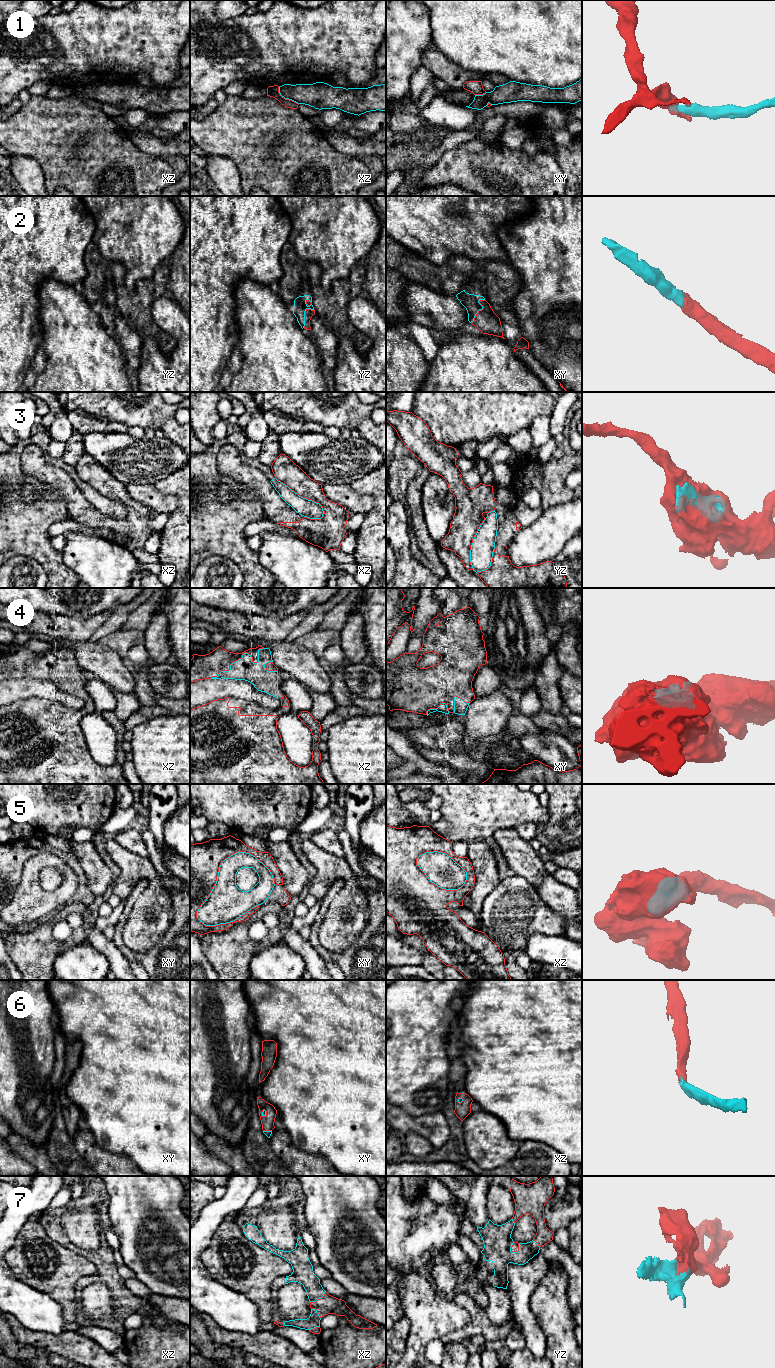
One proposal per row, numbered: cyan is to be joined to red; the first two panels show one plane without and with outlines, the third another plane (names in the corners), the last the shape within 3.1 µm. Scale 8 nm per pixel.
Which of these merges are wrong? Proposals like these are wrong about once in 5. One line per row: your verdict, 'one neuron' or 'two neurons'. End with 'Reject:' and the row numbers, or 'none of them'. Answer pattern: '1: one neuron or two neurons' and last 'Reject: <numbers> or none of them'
1: two neurons
2: one neuron
3: two neurons
4: one neuron
5: two neurons
6: one neuron
7: one neuron
Reject: 1, 3, 5

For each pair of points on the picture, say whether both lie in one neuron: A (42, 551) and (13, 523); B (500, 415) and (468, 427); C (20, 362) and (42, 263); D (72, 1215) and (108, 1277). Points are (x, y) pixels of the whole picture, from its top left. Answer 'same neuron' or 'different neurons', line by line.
A: same neuron
B: same neuron
C: same neuron
D: different neurons

